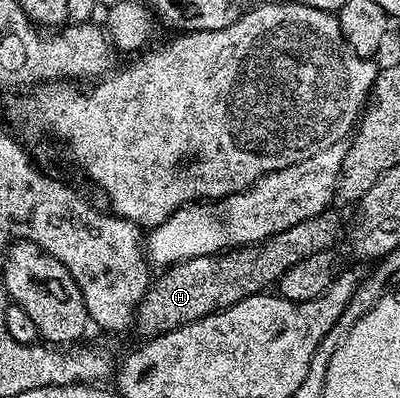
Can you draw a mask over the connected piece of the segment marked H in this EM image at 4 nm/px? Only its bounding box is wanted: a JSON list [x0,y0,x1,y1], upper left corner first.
[135,209,341,337]

